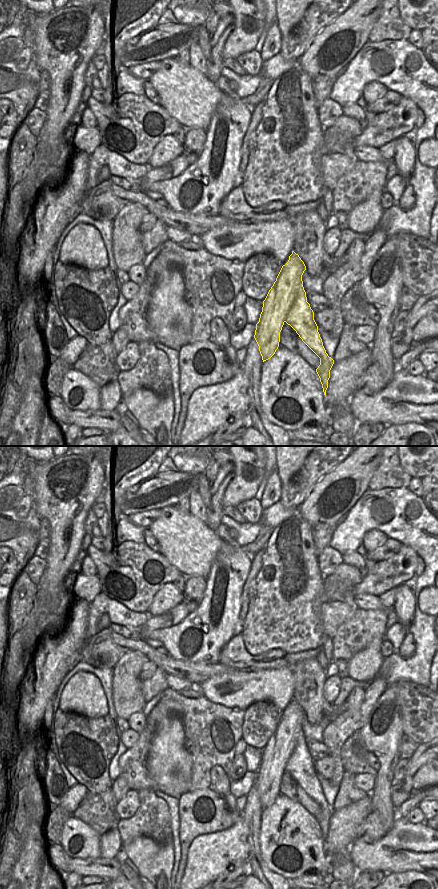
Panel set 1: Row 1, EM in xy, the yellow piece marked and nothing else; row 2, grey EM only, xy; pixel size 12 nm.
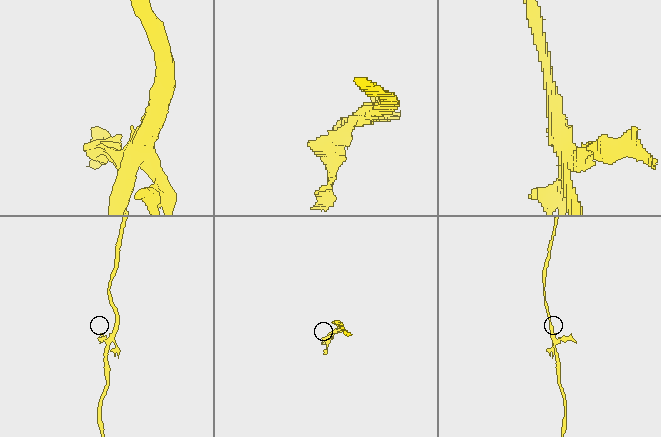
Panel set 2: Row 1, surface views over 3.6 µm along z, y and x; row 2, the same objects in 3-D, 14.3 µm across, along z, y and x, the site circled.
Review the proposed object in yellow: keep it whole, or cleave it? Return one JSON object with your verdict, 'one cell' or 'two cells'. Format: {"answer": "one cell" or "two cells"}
{"answer": "two cells"}

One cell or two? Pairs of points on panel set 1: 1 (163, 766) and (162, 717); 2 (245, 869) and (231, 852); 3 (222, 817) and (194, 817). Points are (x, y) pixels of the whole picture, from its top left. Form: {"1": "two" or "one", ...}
{"1": "one", "2": "two", "3": "one"}

